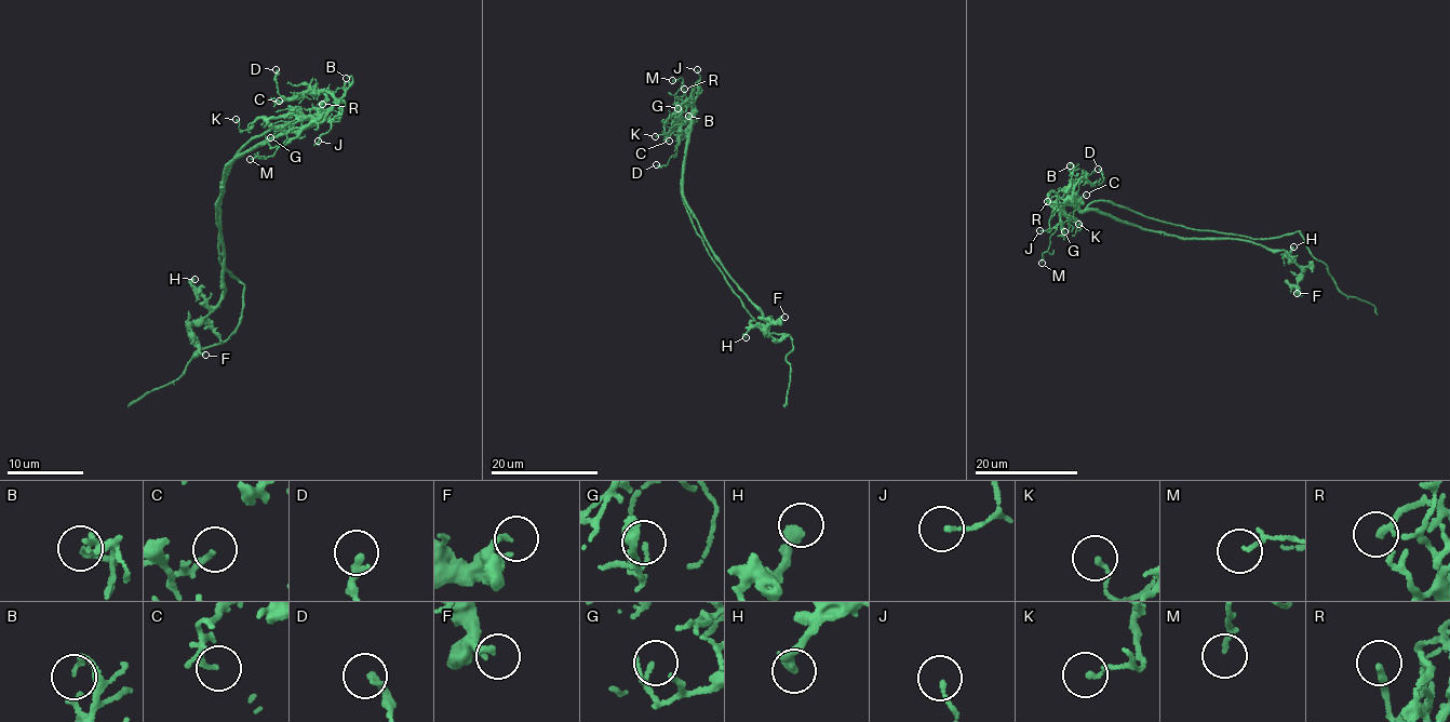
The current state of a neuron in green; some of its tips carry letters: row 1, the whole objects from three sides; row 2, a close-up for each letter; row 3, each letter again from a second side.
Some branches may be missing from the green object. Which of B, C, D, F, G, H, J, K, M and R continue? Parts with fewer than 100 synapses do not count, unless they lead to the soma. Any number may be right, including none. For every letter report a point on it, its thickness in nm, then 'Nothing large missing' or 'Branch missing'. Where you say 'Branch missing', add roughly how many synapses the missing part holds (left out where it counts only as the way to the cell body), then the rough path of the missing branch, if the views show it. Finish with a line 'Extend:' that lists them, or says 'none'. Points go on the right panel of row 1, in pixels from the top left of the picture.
B: Place: (1070, 165). Thickness 150 nm. Nothing large missing
C: Place: (1086, 195). Thickness 100 nm. Nothing large missing
D: Place: (1098, 169). Thickness 240 nm. Nothing large missing
F: Place: (1297, 293). Thickness 190 nm. Nothing large missing
G: Place: (1064, 231). Thickness 100 nm. Nothing large missing
H: Place: (1293, 246). Thickness 320 nm. Nothing large missing
J: Place: (1039, 230). Thickness 130 nm. Nothing large missing
K: Place: (1078, 224). Thickness 130 nm. Nothing large missing
M: Place: (1042, 263). Thickness 140 nm. Nothing large missing
R: Place: (1047, 201). Thickness 220 nm. Nothing large missing
Extend: none

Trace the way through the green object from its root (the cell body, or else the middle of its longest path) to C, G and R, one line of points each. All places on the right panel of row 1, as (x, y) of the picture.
C: (1126, 209), (1099, 199), (1082, 211), (1077, 210), (1069, 198), (1070, 182), (1077, 198), (1086, 195)
G: (1126, 209), (1099, 199), (1082, 210), (1068, 201), (1059, 212), (1064, 238), (1064, 231)
R: (1126, 209), (1099, 199), (1082, 210), (1057, 196), (1047, 201)

